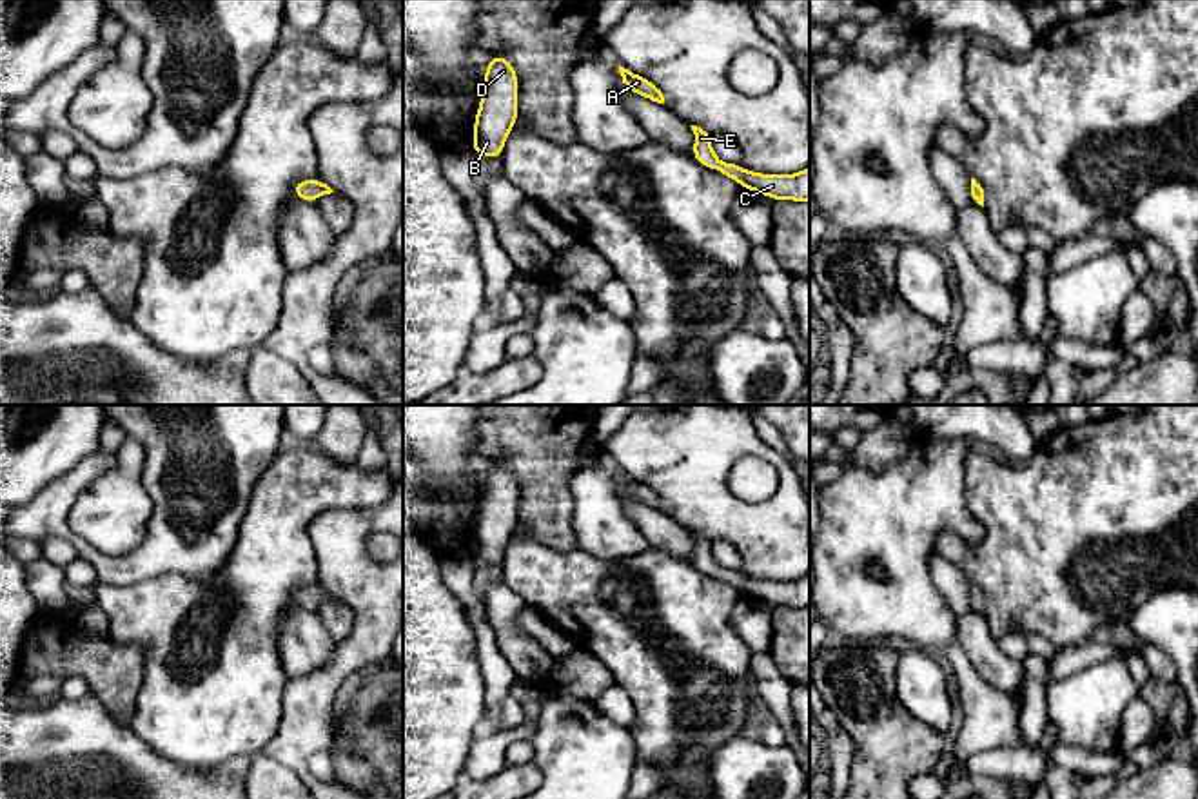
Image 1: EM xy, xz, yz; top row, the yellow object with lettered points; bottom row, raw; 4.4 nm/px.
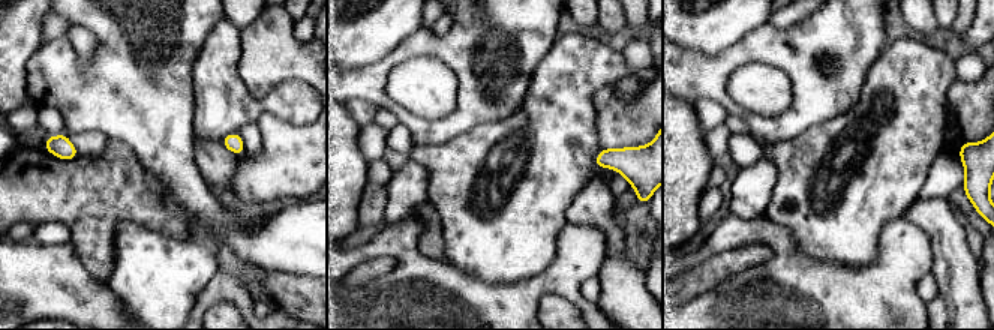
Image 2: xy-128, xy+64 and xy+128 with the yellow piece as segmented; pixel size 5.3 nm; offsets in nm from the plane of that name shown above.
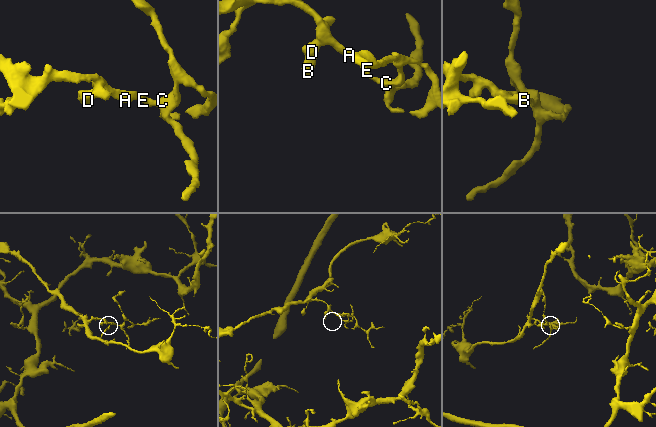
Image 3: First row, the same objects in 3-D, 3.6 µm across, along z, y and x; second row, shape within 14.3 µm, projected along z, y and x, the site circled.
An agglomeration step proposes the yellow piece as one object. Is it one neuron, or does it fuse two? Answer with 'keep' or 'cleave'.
keep

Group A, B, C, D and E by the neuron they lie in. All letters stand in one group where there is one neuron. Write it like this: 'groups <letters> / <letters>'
groups A B C D E

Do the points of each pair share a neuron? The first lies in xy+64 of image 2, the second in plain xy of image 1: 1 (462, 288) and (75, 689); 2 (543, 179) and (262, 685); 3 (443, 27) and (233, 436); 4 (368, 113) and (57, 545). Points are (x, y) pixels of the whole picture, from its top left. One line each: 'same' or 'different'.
1: different
2: same
3: different
4: different

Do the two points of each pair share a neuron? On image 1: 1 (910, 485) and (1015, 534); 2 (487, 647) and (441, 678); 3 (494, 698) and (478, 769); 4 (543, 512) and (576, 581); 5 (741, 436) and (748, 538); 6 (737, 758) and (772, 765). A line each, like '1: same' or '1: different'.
1: different
2: different
3: different
4: different
5: same
6: same

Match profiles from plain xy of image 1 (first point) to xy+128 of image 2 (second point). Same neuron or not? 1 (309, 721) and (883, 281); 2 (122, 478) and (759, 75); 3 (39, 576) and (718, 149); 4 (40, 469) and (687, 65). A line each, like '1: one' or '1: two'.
1: one
2: one
3: one
4: two

